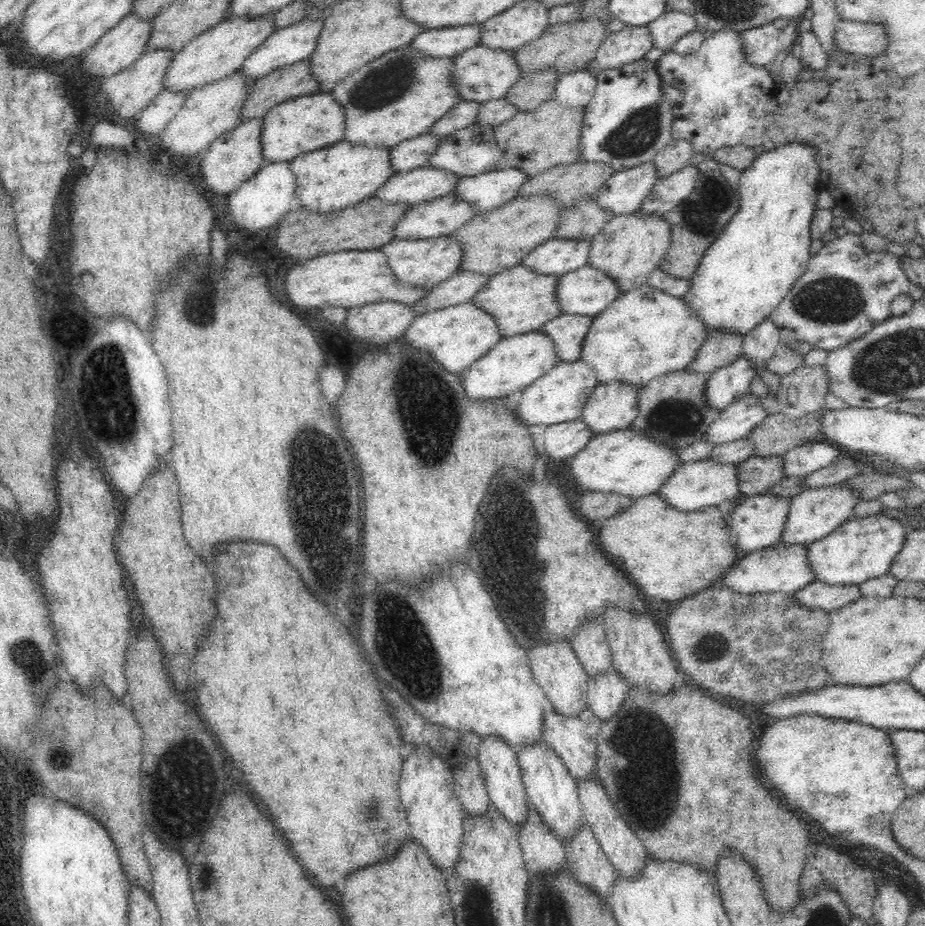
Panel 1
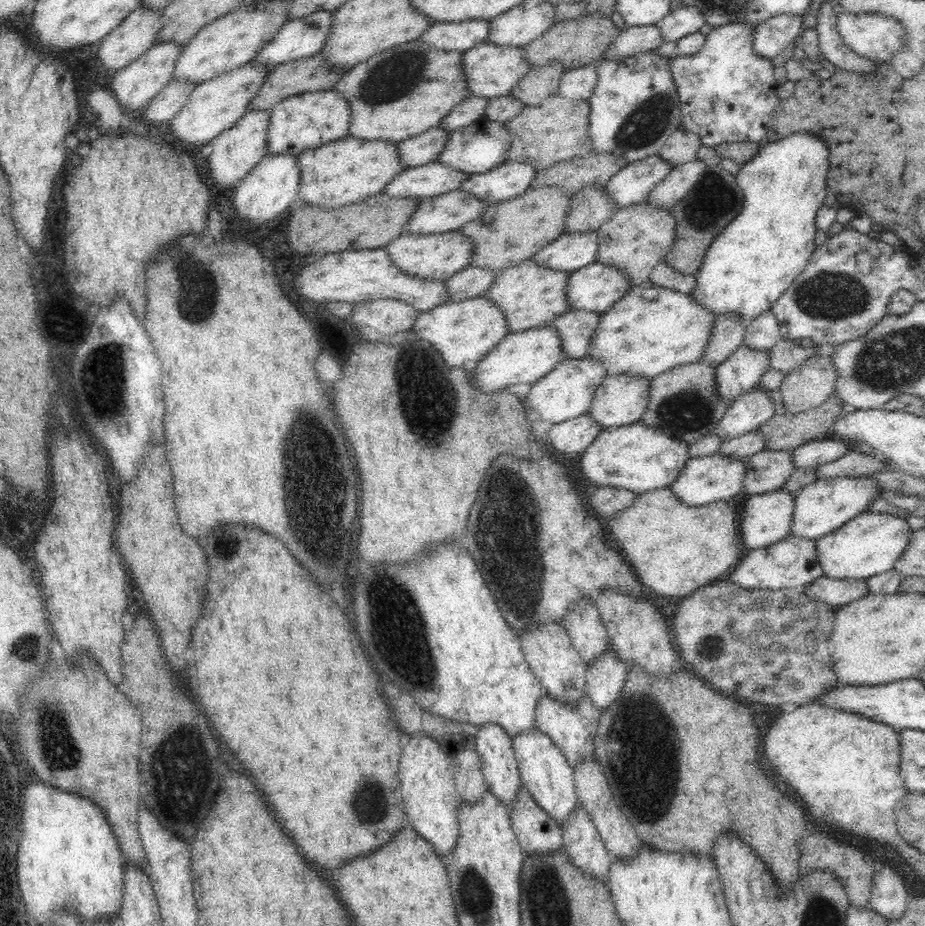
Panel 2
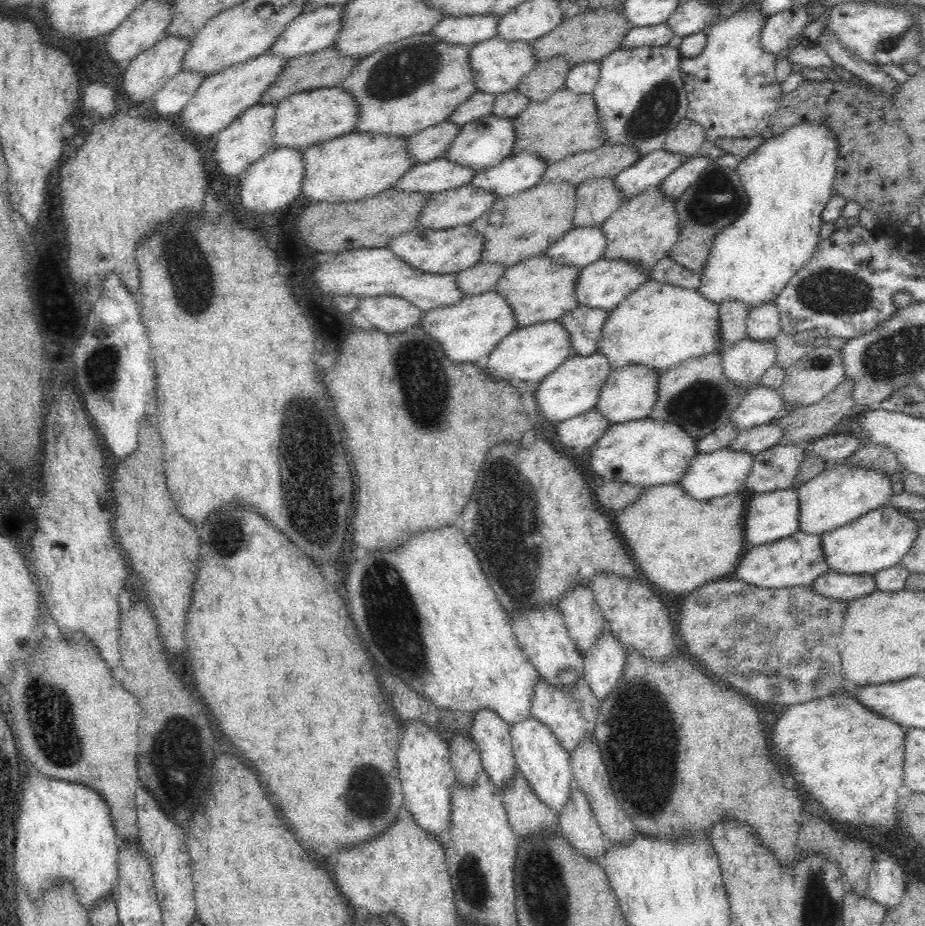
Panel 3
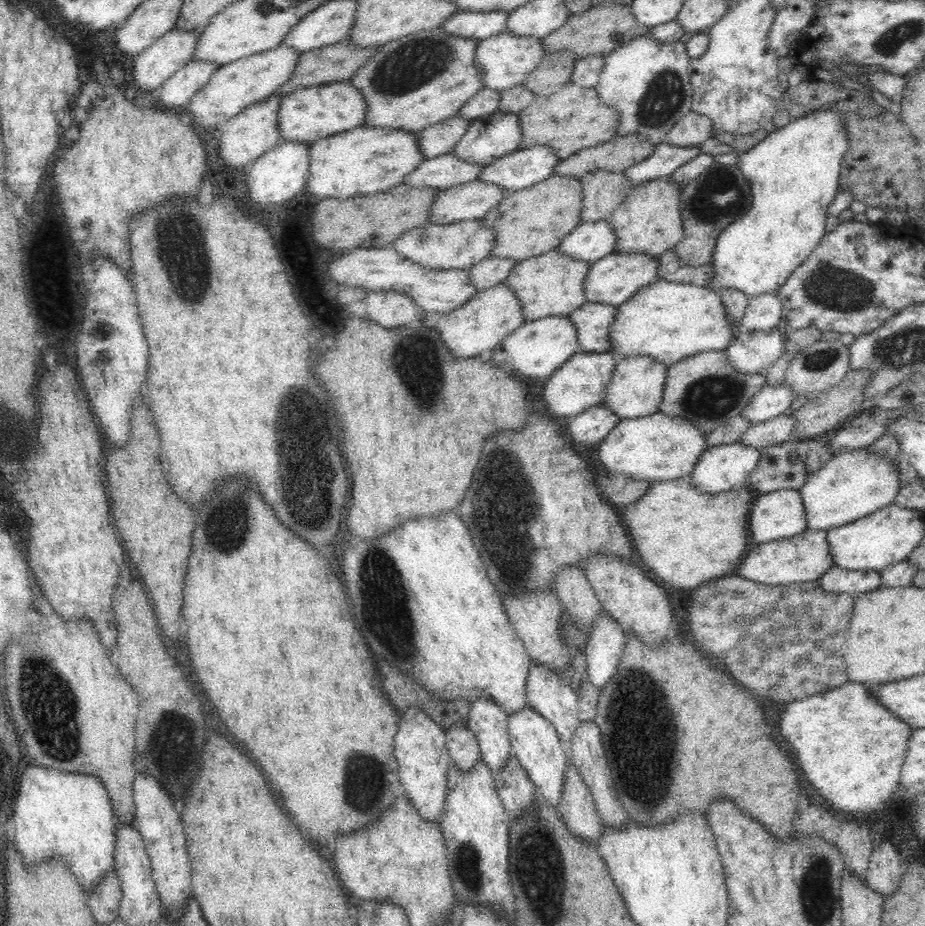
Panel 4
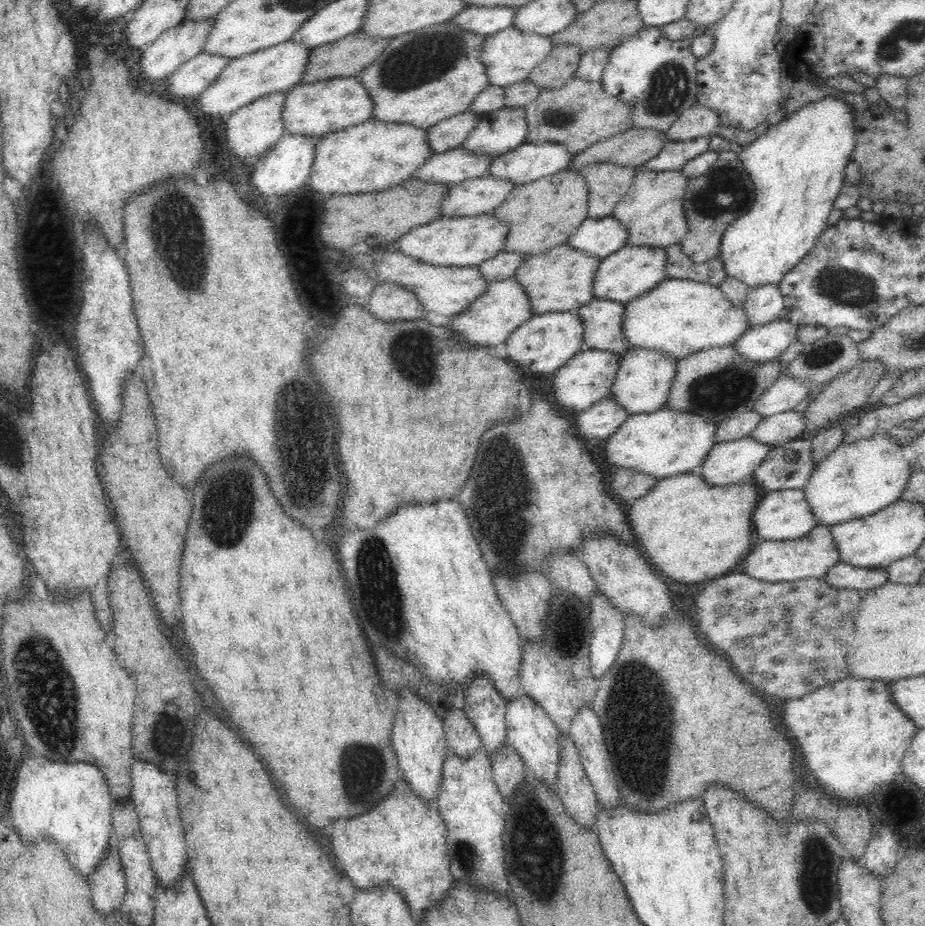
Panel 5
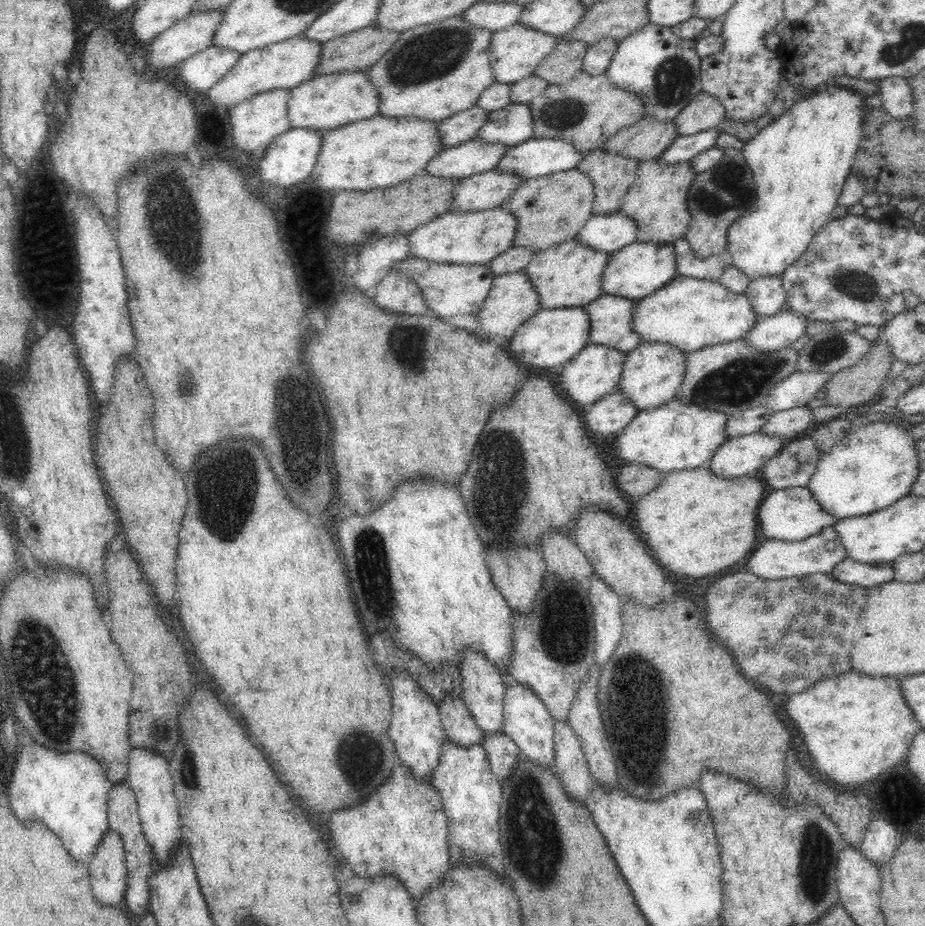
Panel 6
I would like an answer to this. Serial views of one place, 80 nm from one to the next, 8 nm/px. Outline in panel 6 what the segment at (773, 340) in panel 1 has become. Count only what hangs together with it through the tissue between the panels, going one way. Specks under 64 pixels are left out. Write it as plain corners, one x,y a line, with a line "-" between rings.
776,276
751,280
745,295
757,321
782,311
782,304
786,302
786,291
782,288
781,278

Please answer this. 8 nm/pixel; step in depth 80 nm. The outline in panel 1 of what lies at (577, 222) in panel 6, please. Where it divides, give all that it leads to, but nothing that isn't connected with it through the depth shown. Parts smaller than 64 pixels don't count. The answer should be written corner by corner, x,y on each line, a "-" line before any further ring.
533,194
524,198
515,197
502,206
475,214
450,234
462,247
458,272
480,273
491,277
518,265
532,248
554,237
561,211
552,196

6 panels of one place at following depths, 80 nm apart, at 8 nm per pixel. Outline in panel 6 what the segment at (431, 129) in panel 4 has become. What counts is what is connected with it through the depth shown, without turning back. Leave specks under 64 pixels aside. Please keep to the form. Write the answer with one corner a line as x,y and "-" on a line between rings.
478,105
471,106
454,116
436,123
438,137
442,148
458,146
467,140
474,139
480,126
488,120
486,110

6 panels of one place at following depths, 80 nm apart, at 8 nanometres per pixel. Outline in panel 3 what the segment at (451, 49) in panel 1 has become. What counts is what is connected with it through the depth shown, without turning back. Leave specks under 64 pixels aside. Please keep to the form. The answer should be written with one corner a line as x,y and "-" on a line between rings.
474,15
442,17
430,30
430,35
438,41
454,45
475,45
496,36
499,16

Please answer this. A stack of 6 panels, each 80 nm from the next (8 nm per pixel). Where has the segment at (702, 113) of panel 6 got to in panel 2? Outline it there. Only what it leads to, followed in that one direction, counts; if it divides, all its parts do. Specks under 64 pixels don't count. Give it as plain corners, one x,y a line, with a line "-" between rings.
677,129
663,144
657,155
664,163
668,163
670,168
674,168
694,159
699,148
698,135

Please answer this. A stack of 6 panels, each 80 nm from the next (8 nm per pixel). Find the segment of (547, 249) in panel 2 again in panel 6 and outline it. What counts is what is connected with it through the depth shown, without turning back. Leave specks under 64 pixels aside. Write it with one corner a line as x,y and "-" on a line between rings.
620,211
592,215
575,235
576,241
596,251
612,254
636,238
636,223

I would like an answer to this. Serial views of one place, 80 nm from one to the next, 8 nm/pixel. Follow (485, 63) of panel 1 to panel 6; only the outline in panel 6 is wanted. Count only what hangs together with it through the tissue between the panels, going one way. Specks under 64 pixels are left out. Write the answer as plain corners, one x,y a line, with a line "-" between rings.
520,23
493,32
488,44
488,58
494,82
512,84
532,75
538,63
556,48
558,41
555,36
532,30

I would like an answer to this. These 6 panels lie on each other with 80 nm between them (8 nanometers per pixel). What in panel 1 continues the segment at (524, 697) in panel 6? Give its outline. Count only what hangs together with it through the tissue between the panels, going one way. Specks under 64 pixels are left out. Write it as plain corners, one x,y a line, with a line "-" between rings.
544,741
524,745
517,752
517,759
530,806
542,817
550,832
565,844
585,824
576,781
568,773
556,751
546,746

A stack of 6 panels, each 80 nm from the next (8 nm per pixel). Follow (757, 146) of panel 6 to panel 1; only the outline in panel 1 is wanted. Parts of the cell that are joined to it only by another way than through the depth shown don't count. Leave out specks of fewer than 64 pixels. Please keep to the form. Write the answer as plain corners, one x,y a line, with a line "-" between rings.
790,143
777,146
771,151
764,151
758,158
752,161
752,164
745,168
740,175
739,180
739,197
740,206
736,214
726,224
720,236
708,247
700,264
694,270
692,278
690,279
690,288
688,292
682,296
682,301
686,305
692,307
692,311
703,321
707,337
714,332
725,332
725,334
736,334
737,336
748,336
758,324
762,324
764,320
770,319
772,311
780,304
780,301
790,292
792,285
797,278
802,276
802,273
807,267
808,261
811,259
810,251
808,251
811,244
810,240
810,224
813,212
816,207
816,198
818,198
818,165
816,165
816,151
814,147
806,145
806,143

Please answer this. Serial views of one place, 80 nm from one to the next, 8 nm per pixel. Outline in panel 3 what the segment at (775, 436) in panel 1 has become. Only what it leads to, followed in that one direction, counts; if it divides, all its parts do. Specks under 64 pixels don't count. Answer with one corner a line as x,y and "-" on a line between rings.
845,379
835,390
832,390
826,398
816,404
785,410
779,417
772,418
772,425
782,427
782,436
776,442
778,445
800,445
813,441
814,439
832,434
834,427
848,414
848,410
854,406
853,392
855,383

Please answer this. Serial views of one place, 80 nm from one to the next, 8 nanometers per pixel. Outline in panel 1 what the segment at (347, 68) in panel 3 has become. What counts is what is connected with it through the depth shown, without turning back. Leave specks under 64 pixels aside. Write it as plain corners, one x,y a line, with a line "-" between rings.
308,60
298,61
256,79
240,108
239,123
260,120
275,105
295,96
316,93
318,81
310,73

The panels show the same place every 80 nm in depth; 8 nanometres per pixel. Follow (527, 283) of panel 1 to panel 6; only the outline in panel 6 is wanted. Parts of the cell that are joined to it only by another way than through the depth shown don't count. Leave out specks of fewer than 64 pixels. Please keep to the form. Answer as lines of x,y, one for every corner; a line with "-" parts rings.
574,238
535,252
522,271
538,295
540,309
583,307
602,295
600,280
609,255
586,247

